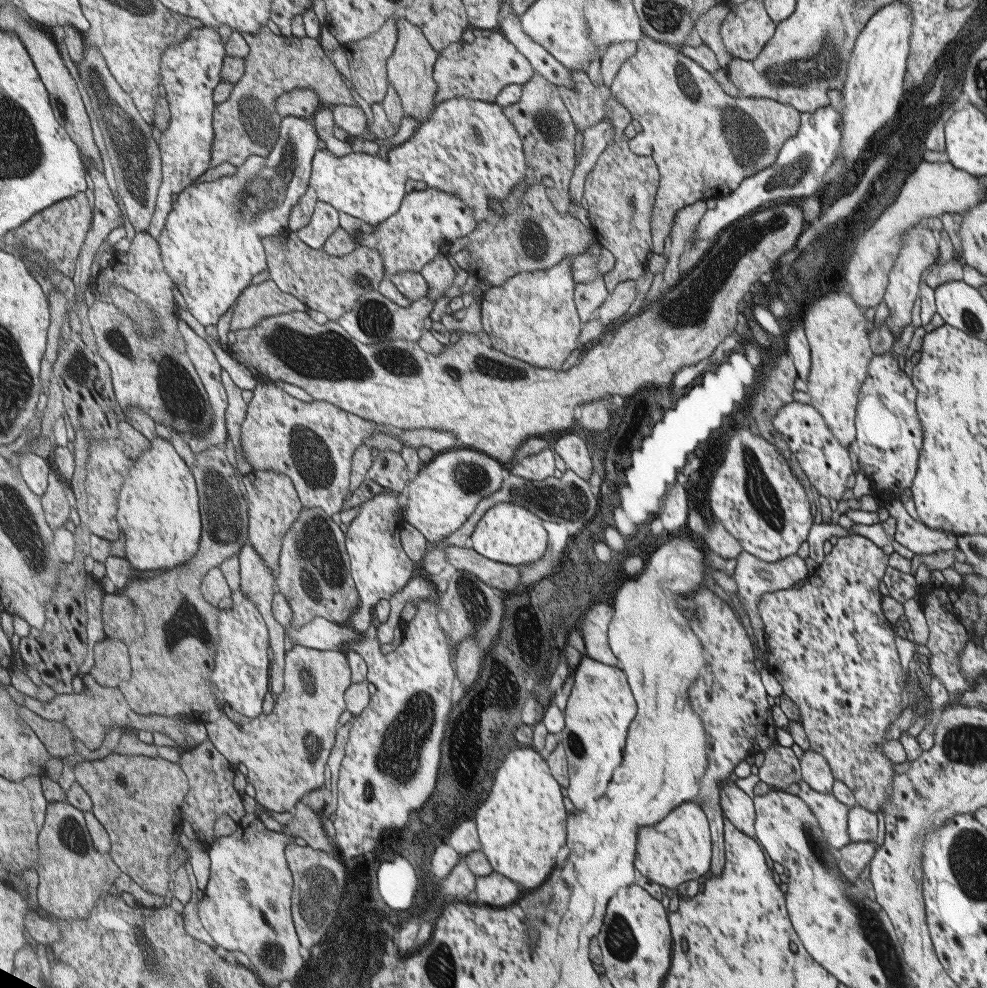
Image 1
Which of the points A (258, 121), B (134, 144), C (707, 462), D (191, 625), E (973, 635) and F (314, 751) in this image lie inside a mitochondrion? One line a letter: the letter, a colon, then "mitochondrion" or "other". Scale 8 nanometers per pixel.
A: mitochondrion
B: mitochondrion
C: other
D: mitochondrion
E: other
F: mitochondrion

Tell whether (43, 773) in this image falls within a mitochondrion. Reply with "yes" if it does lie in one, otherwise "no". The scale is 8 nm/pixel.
no

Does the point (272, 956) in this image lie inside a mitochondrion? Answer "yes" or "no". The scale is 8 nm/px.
yes

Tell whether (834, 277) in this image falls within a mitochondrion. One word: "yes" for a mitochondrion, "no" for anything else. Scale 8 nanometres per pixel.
no

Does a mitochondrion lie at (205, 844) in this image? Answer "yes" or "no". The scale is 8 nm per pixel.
no

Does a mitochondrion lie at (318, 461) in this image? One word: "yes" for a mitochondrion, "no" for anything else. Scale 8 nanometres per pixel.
yes

